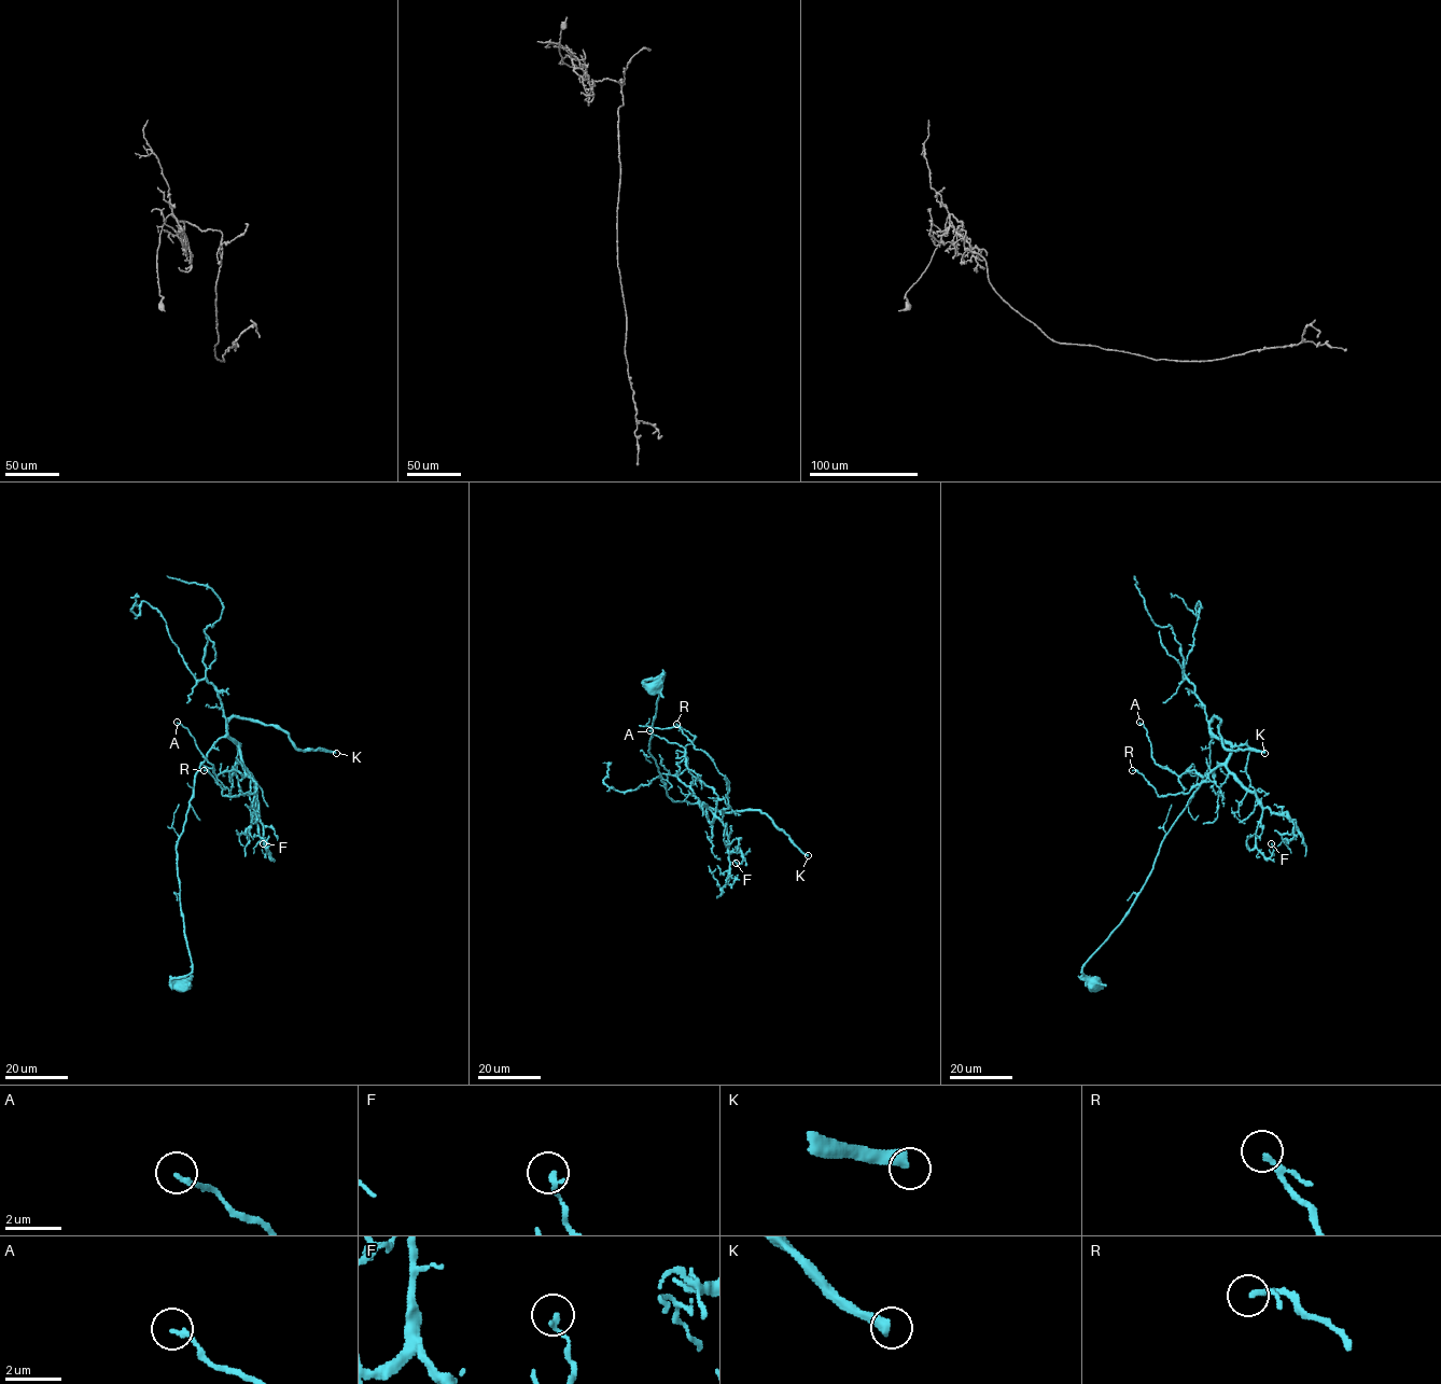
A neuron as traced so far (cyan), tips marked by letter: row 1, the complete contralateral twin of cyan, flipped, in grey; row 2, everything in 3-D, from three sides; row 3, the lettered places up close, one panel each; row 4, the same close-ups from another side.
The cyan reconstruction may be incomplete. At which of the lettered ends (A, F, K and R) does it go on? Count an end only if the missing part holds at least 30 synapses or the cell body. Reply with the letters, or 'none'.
K

